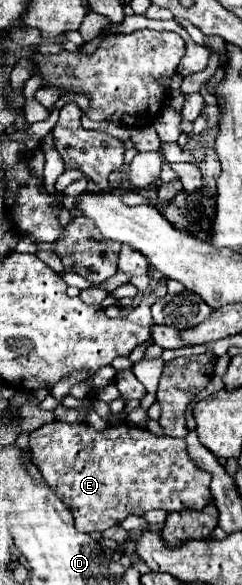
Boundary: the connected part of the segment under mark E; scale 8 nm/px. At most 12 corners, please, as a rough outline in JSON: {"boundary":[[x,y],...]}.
{"boundary":[[53,421],[29,449],[81,533],[201,511],[185,439]]}

